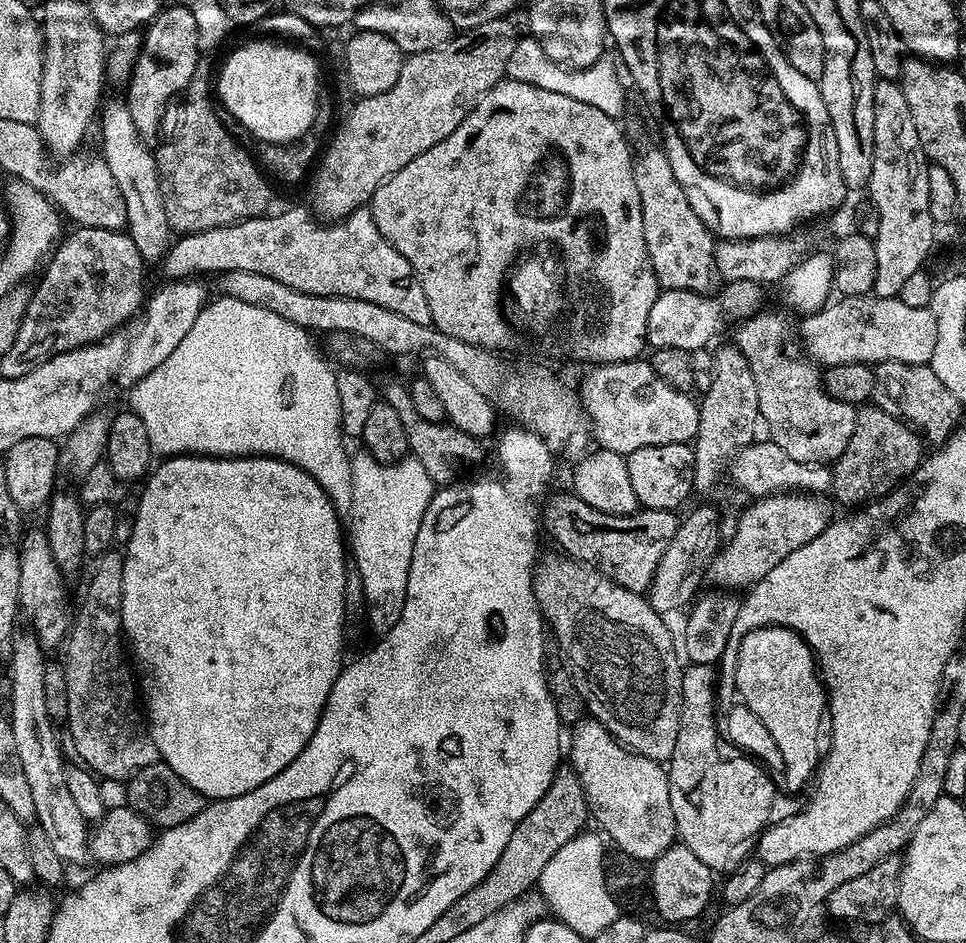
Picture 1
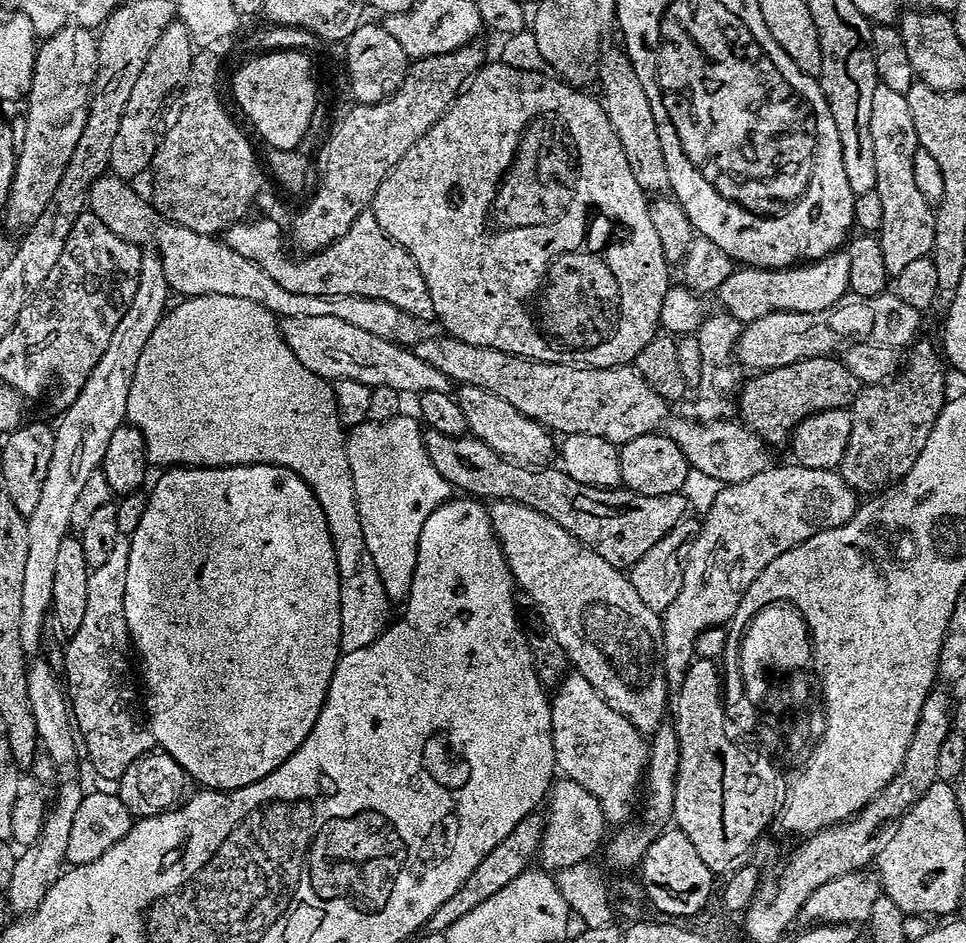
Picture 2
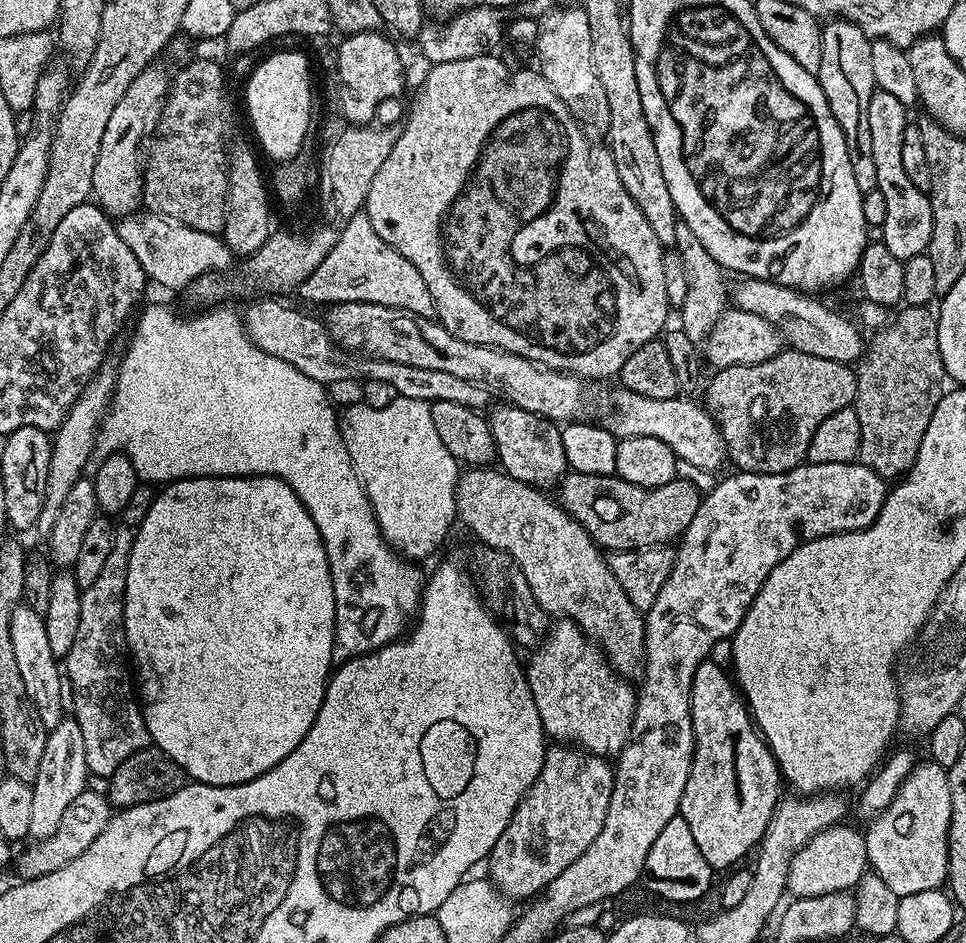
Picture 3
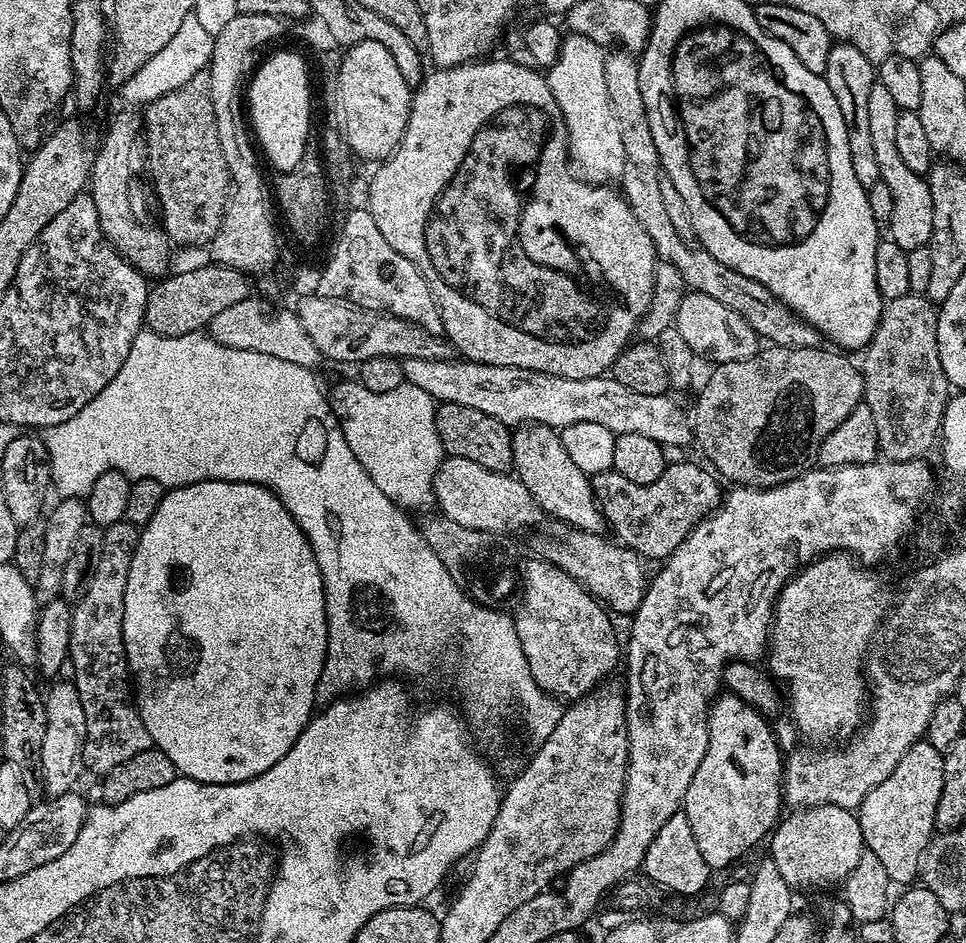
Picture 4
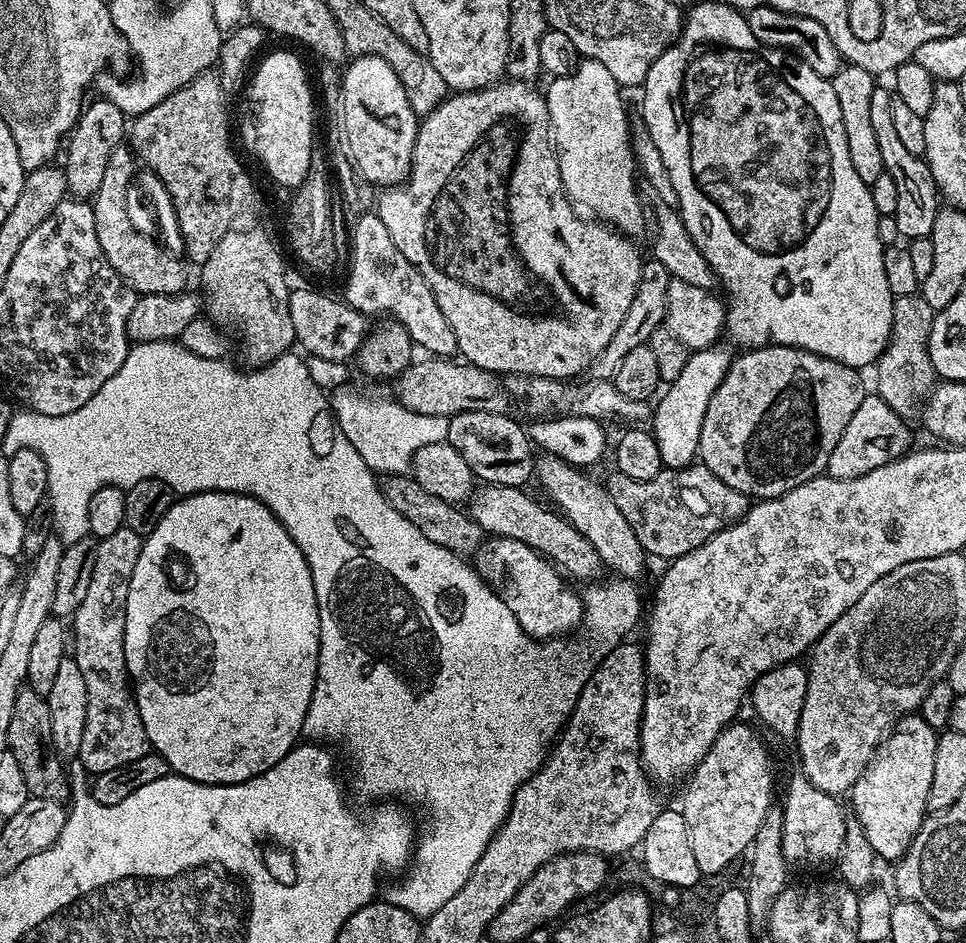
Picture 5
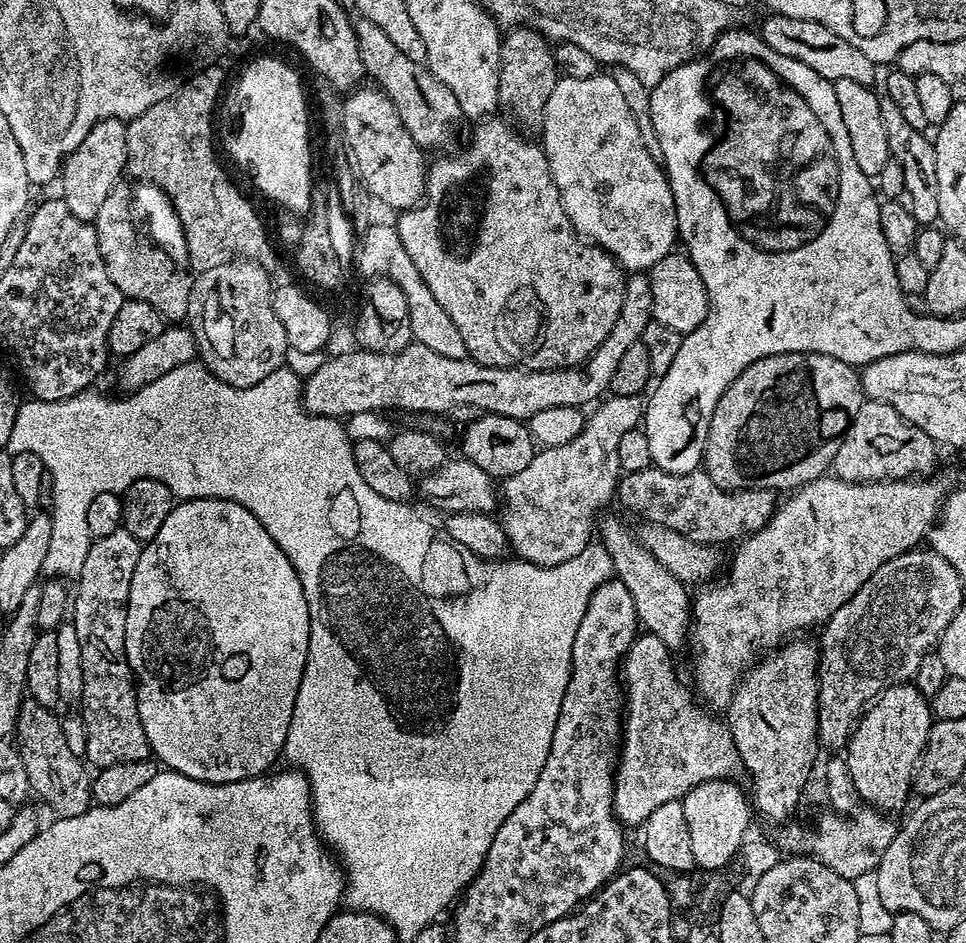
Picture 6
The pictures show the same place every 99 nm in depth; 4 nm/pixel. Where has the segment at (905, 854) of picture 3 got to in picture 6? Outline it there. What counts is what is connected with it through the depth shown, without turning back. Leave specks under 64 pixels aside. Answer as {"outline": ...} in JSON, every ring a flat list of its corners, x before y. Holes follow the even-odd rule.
{"outline":[[912,682,890,686,865,708,863,716,856,721,856,726,846,745,850,778,854,778,854,786,865,805,888,814,892,814,895,808,903,806,904,799,912,792,912,775,916,773,916,764,924,752,926,738,930,734,933,723,929,697,919,692]]}

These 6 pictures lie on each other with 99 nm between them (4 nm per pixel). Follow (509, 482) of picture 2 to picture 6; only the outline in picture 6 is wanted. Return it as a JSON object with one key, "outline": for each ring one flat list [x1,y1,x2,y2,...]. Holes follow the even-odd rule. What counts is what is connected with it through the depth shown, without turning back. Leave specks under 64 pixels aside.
{"outline":[[655,466,623,473,618,489,618,500,634,515,641,516,641,521,664,524,670,530,678,530,678,534,686,534,686,538,694,542,713,546,731,545,762,530,762,526,770,522,777,510,776,496,777,493,771,488,723,488,703,470,690,474,670,474]]}

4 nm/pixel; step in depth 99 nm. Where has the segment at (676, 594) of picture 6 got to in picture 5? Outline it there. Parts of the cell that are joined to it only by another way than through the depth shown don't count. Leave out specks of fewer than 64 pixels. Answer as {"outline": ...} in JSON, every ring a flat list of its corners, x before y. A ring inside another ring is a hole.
{"outline":[[547,454,541,455,534,464,535,479,540,479,545,494,553,500,551,503,559,509,564,519,571,522,574,530,578,530,578,534,582,534,590,546,594,546,601,565,605,569,613,568,616,571,613,573,620,578,645,575,646,553,635,537,630,522,626,522,622,510,618,510,614,498,610,498,607,487,601,481,599,484,598,481,591,480,584,472,587,471,575,464,567,464,562,458]]}

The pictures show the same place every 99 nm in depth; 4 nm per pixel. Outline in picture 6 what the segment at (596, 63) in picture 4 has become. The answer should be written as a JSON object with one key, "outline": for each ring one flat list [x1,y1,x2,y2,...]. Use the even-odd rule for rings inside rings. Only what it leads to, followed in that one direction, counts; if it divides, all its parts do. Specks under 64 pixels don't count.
{"outline":[[611,74,557,79,546,102,543,132,542,147,550,162,550,174,558,186,566,214,581,237,604,248,629,273,652,268,658,258,668,255,677,247,676,207,672,188,668,185,663,167,643,145,634,116]]}

